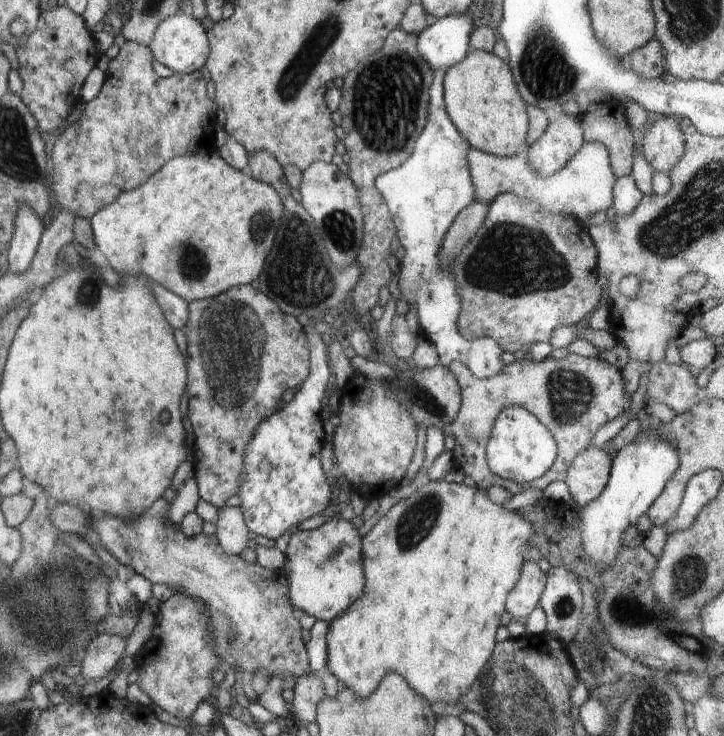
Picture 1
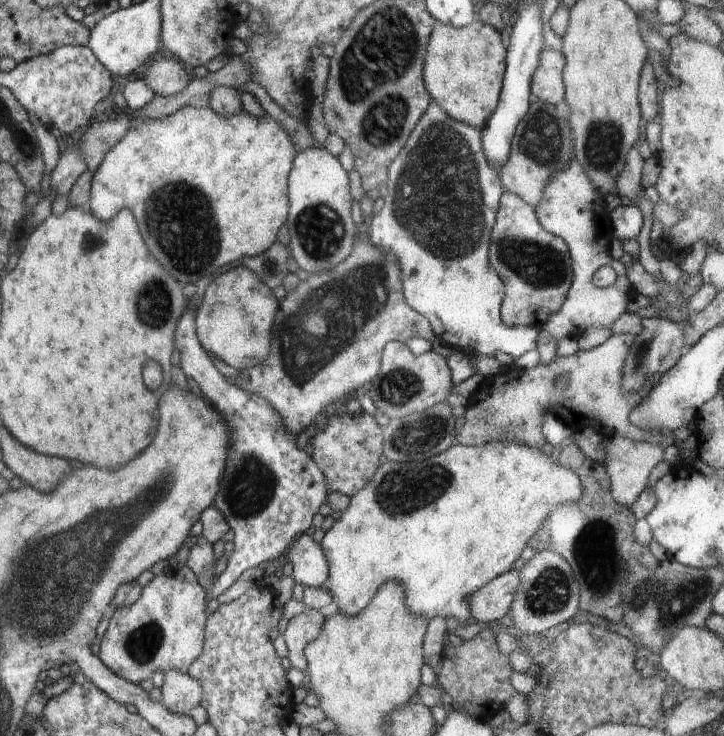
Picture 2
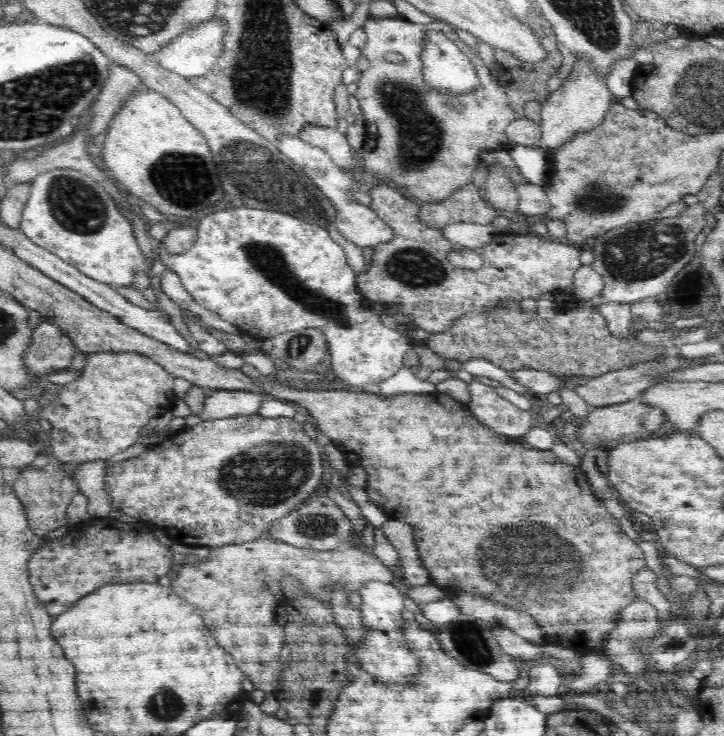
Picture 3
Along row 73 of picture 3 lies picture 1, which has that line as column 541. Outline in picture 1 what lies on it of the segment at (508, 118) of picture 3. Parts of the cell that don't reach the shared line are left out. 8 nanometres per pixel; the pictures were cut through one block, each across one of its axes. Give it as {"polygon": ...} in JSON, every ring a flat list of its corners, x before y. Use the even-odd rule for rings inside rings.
{"polygon":[[525,353,513,363,504,365,496,376,486,380,474,376,458,361,452,361,447,367,458,381,461,390,460,410,456,418,443,429,446,434,452,434,456,438,456,448,464,458,464,462,458,462,456,467,470,476,478,487,486,489,488,486,502,486,513,496,526,488,543,491,554,482,564,482,568,466,581,450,589,446,596,432,614,418,622,416,631,404,622,382,622,371,597,357,567,354,564,358,546,358,536,362],[512,404,536,416,552,433,557,444,556,460,550,470,528,484,518,484,492,474,486,460,486,444,496,418,504,406]]}

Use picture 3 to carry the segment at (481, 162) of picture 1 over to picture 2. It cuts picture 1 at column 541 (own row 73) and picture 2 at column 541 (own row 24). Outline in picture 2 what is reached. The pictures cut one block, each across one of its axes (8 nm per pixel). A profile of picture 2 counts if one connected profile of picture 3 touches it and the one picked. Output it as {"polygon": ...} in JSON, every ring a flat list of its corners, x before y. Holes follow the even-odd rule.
{"polygon":[[574,156,565,167,557,172,544,187,543,197,535,208,539,223,550,234,559,235,569,248,573,264,573,281,567,297,560,310,551,316,542,330,549,332,556,340,563,338,579,338,585,330,592,326,611,327,620,317,624,316,630,299,638,293,630,284,627,269,620,260,610,256,610,250,598,226,598,202,602,202,604,194,593,184,584,169],[603,266,610,266,618,272,618,280,612,288,600,288,592,284,595,272]]}

